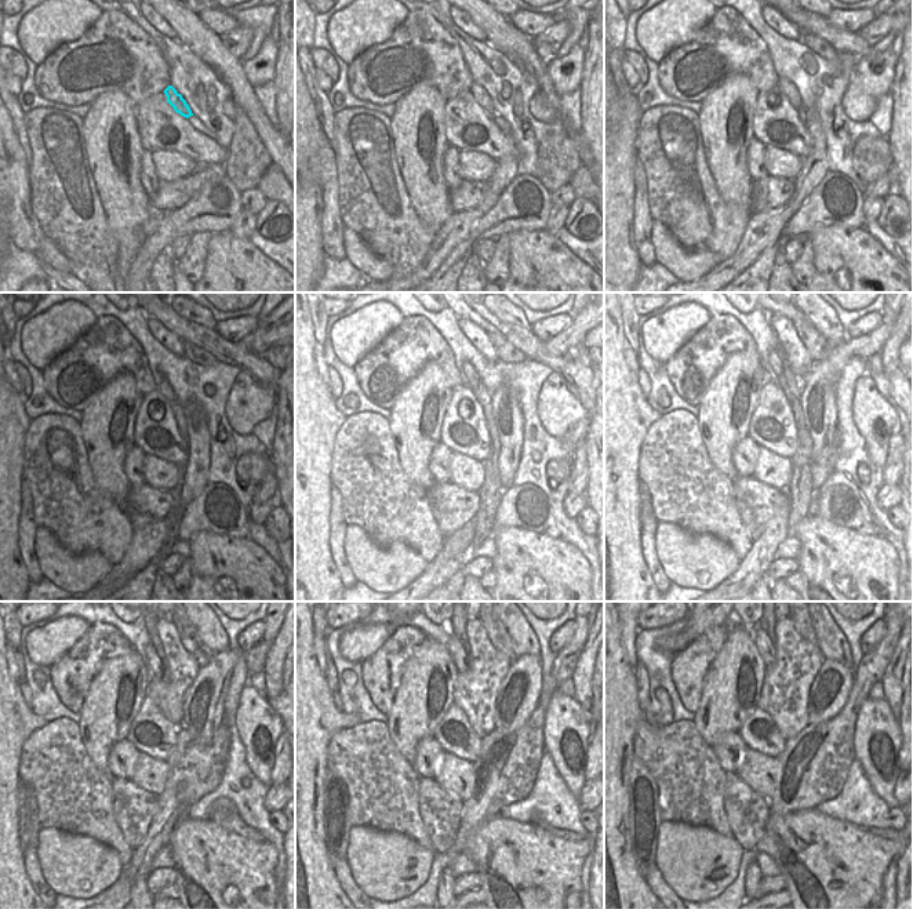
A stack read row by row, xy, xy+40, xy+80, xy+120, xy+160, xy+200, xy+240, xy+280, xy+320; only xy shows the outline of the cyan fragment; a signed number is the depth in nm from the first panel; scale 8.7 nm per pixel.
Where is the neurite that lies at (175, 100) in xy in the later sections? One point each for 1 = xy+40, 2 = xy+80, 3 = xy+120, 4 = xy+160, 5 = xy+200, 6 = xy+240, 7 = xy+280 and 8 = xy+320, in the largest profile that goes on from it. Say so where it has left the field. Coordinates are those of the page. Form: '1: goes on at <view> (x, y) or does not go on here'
1: goes on at xy+40 (480, 94)
2: goes on at xy+80 (786, 87)
3: goes on at xy+120 (164, 388)
4: goes on at xy+160 (473, 381)
5: goes on at xy+200 (784, 378)
6: goes on at xy+240 (156, 669)
7: goes on at xy+280 (455, 648)
8: goes on at xy+320 (763, 643)

